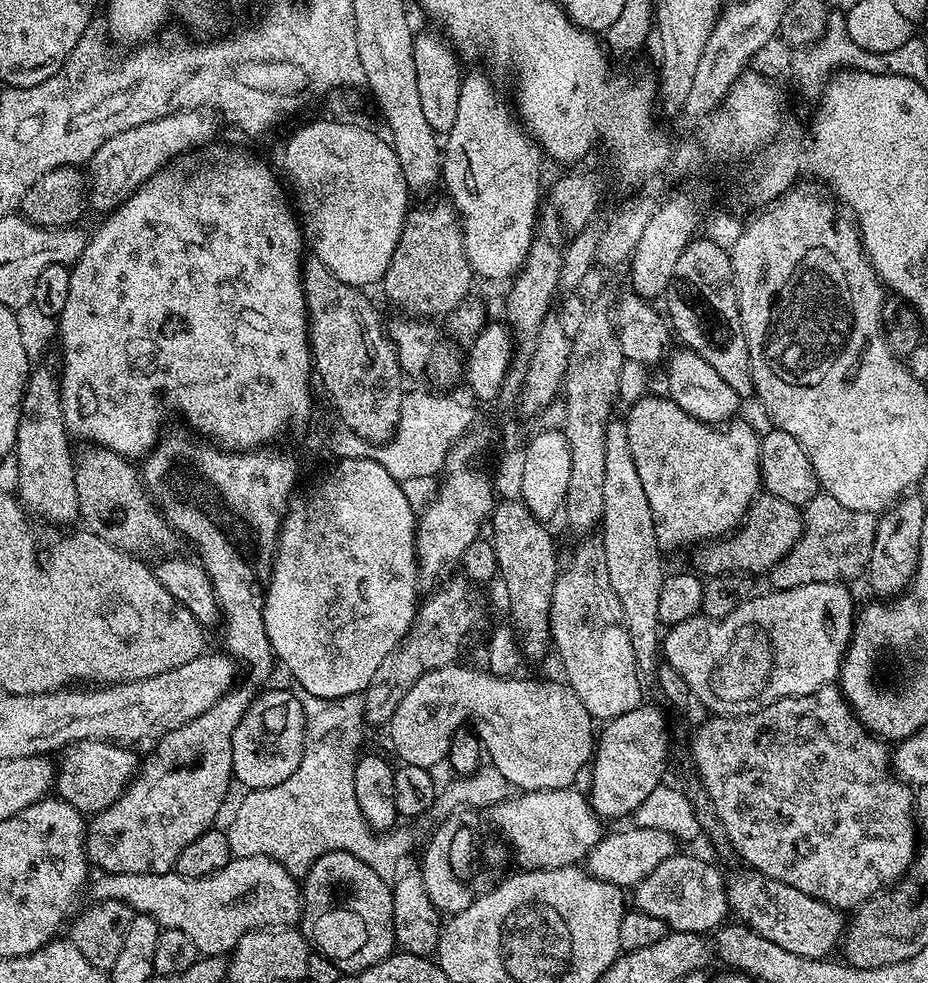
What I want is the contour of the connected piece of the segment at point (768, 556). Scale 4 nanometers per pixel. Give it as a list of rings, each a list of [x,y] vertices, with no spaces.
[[[760,494],[753,500],[738,527],[719,542],[708,542],[697,547],[692,556],[695,571],[711,578],[720,573],[746,568],[767,569],[777,558],[782,558],[796,544],[802,531],[802,512],[797,505],[782,502],[776,494]]]

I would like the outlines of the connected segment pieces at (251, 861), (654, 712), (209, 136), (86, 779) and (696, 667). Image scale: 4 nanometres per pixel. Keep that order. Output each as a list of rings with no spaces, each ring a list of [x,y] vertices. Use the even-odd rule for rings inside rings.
[[[237,856],[230,861],[226,866],[222,866],[222,870],[218,870],[214,874],[209,876],[203,876],[202,878],[190,879],[188,876],[181,876],[175,871],[165,872],[164,875],[159,876],[158,874],[150,874],[149,872],[139,872],[138,874],[122,874],[121,872],[106,872],[97,875],[91,881],[90,892],[92,888],[93,901],[98,900],[121,900],[126,902],[132,907],[133,913],[141,916],[149,916],[154,918],[160,923],[161,928],[173,928],[174,930],[182,930],[182,934],[187,934],[191,940],[194,941],[197,953],[206,956],[224,956],[225,954],[231,953],[232,949],[235,948],[238,941],[243,938],[248,932],[255,932],[258,928],[283,928],[285,926],[295,925],[296,919],[300,916],[300,900],[302,904],[302,888],[296,885],[297,877],[291,872],[287,872],[283,866],[276,860],[270,859],[269,856]]]
[[[641,706],[607,721],[603,728],[604,733],[601,736],[599,733],[594,759],[590,764],[590,803],[596,815],[605,821],[616,820],[619,816],[628,818],[665,779],[664,767],[668,764],[668,724],[658,709]]]
[[[207,110],[175,112],[166,118],[134,126],[134,130],[114,134],[114,138],[102,142],[91,160],[87,161],[88,204],[115,206],[130,198],[132,192],[137,192],[160,169],[213,143],[217,139],[216,123],[217,117]]]
[[[80,740],[77,744],[65,745],[62,749],[64,757],[60,760],[60,768],[58,764],[58,775],[54,780],[55,795],[70,806],[74,806],[81,814],[95,814],[106,810],[122,795],[138,771],[138,756],[136,760],[132,752],[135,751],[107,740]]]
[[[814,582],[813,584],[799,584],[797,588],[782,588],[779,590],[768,590],[765,596],[752,594],[743,599],[739,605],[727,616],[721,619],[713,619],[705,614],[697,614],[689,620],[682,620],[671,625],[668,632],[662,636],[662,656],[663,659],[674,669],[679,676],[690,686],[690,690],[699,700],[704,703],[705,709],[712,716],[749,716],[752,712],[757,712],[759,708],[764,708],[768,704],[778,702],[782,698],[791,696],[810,696],[817,692],[819,688],[831,685],[837,679],[842,657],[848,650],[848,642],[852,638],[854,627],[854,608],[852,612],[852,596],[847,592],[843,583],[837,582]]]

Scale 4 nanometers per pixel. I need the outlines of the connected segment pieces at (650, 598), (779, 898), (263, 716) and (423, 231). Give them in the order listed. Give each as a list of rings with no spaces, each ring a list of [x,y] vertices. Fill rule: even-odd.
[[[609,419],[606,430],[606,482],[604,483],[604,518],[602,543],[606,554],[606,570],[610,574],[610,586],[622,602],[624,629],[630,634],[630,642],[636,651],[636,666],[641,673],[655,673],[658,656],[652,651],[658,648],[658,594],[666,575],[660,561],[662,549],[654,534],[654,522],[650,514],[650,502],[646,502],[646,490],[642,490],[642,478],[634,467],[630,454],[630,440],[624,420]]]
[[[743,871],[734,873],[732,877],[729,875],[726,880],[728,906],[739,923],[782,946],[782,950],[790,950],[790,954],[798,954],[807,960],[822,960],[831,957],[835,948],[837,951],[846,931],[846,916],[841,909],[802,894],[802,890],[794,890],[789,884],[770,880],[761,872]]]
[[[272,688],[253,699],[243,718],[238,722],[232,734],[232,775],[241,780],[248,790],[278,786],[278,782],[286,782],[294,770],[298,770],[298,762],[302,762],[302,754],[306,743],[306,713],[300,705],[297,693],[287,692],[284,688]]]
[[[443,203],[413,207],[404,217],[404,229],[382,281],[385,298],[394,307],[401,308],[404,311],[401,313],[416,318],[432,318],[435,312],[452,312],[469,299],[468,287],[474,281],[459,219],[451,203]]]

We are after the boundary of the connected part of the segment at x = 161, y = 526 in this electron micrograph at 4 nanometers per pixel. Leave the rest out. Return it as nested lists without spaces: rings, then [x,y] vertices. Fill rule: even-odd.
[[[89,444],[83,448],[74,460],[78,518],[84,522],[83,527],[114,547],[133,554],[168,545],[174,537],[173,529],[149,496],[133,463],[109,448]]]

